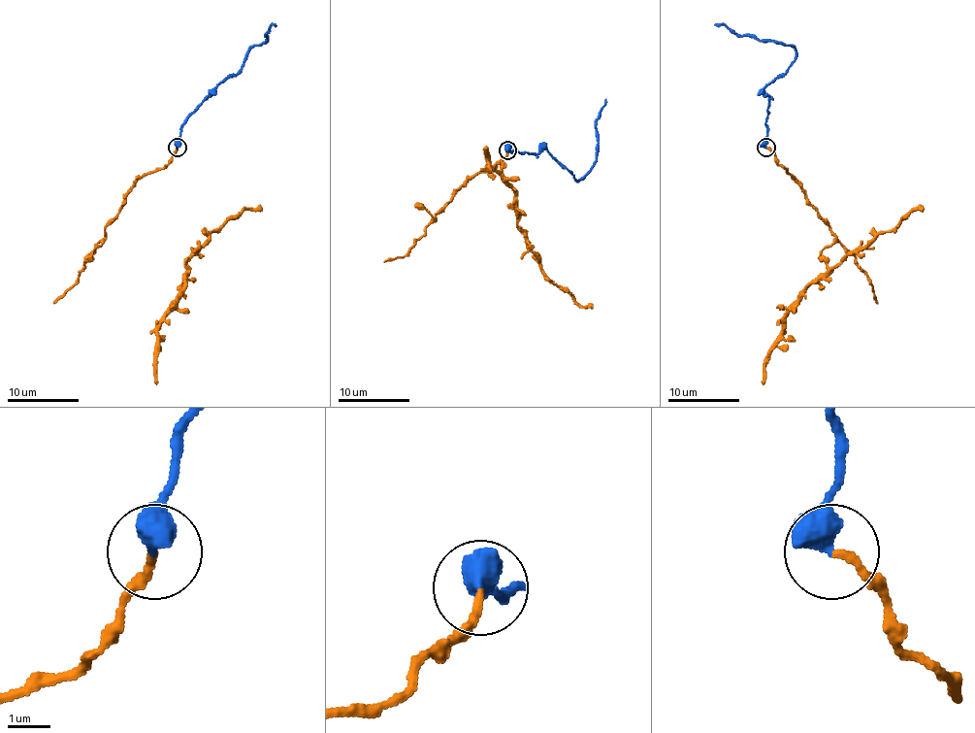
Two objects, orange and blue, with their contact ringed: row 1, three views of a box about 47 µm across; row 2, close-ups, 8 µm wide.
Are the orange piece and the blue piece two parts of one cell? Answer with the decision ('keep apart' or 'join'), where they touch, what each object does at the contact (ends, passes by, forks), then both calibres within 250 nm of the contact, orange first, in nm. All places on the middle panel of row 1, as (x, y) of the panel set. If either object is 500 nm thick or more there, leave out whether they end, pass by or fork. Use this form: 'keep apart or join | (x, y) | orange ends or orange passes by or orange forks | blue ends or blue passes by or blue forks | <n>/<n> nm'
join | (507, 150) | 170/550 nm

